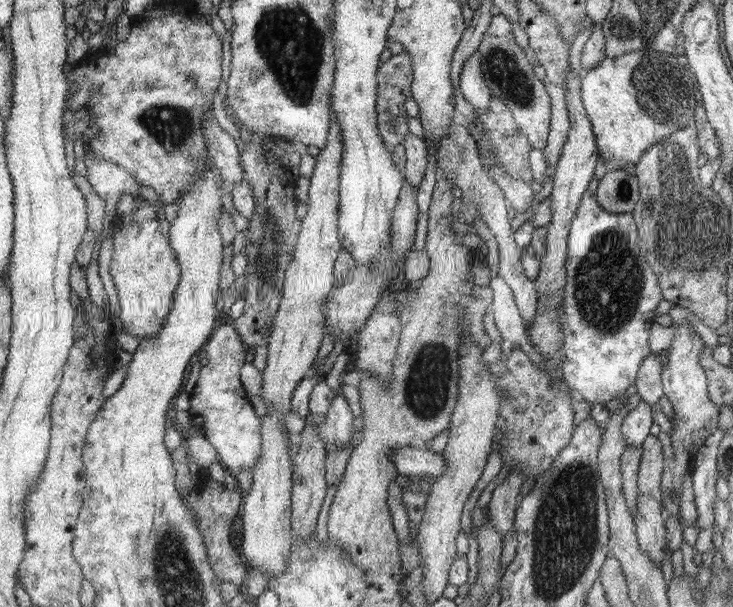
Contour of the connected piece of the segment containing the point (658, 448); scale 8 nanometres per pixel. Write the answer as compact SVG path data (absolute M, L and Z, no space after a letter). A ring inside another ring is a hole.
M650 435L641 444L641 447L640 478L637 479L637 484L640 486L640 494L652 495L657 498L662 492L662 480L664 473L667 472L667 460L662 452L662 444L657 436Z

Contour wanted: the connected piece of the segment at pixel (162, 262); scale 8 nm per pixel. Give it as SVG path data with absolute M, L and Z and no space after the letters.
M134 194L120 196L115 205L113 214L113 237L114 254L110 261L110 274L117 289L120 310L117 312L122 321L122 328L126 333L133 334L139 339L149 340L151 336L157 336L165 326L165 320L173 310L174 294L181 282L181 264L178 263L177 253L168 242L168 235L158 230L158 216L154 206L149 204L144 197Z

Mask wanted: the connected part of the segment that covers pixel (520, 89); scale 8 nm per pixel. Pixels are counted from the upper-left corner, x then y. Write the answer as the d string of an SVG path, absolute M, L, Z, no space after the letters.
M493 15L488 29L484 31L478 52L482 60L482 72L491 95L496 99L500 98L510 108L517 124L529 138L532 146L543 150L548 144L548 126L551 126L552 121L550 98L544 90L545 84L540 82L540 78L536 78L524 50L514 42L514 36L510 32L510 22L506 20L506 16Z

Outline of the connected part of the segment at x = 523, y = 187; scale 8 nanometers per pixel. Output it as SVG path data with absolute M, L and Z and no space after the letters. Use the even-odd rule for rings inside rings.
M496 163L490 166L489 174L501 188L501 192L505 195L509 206L514 208L517 214L524 213L524 211L532 207L535 194L530 184L510 177Z

